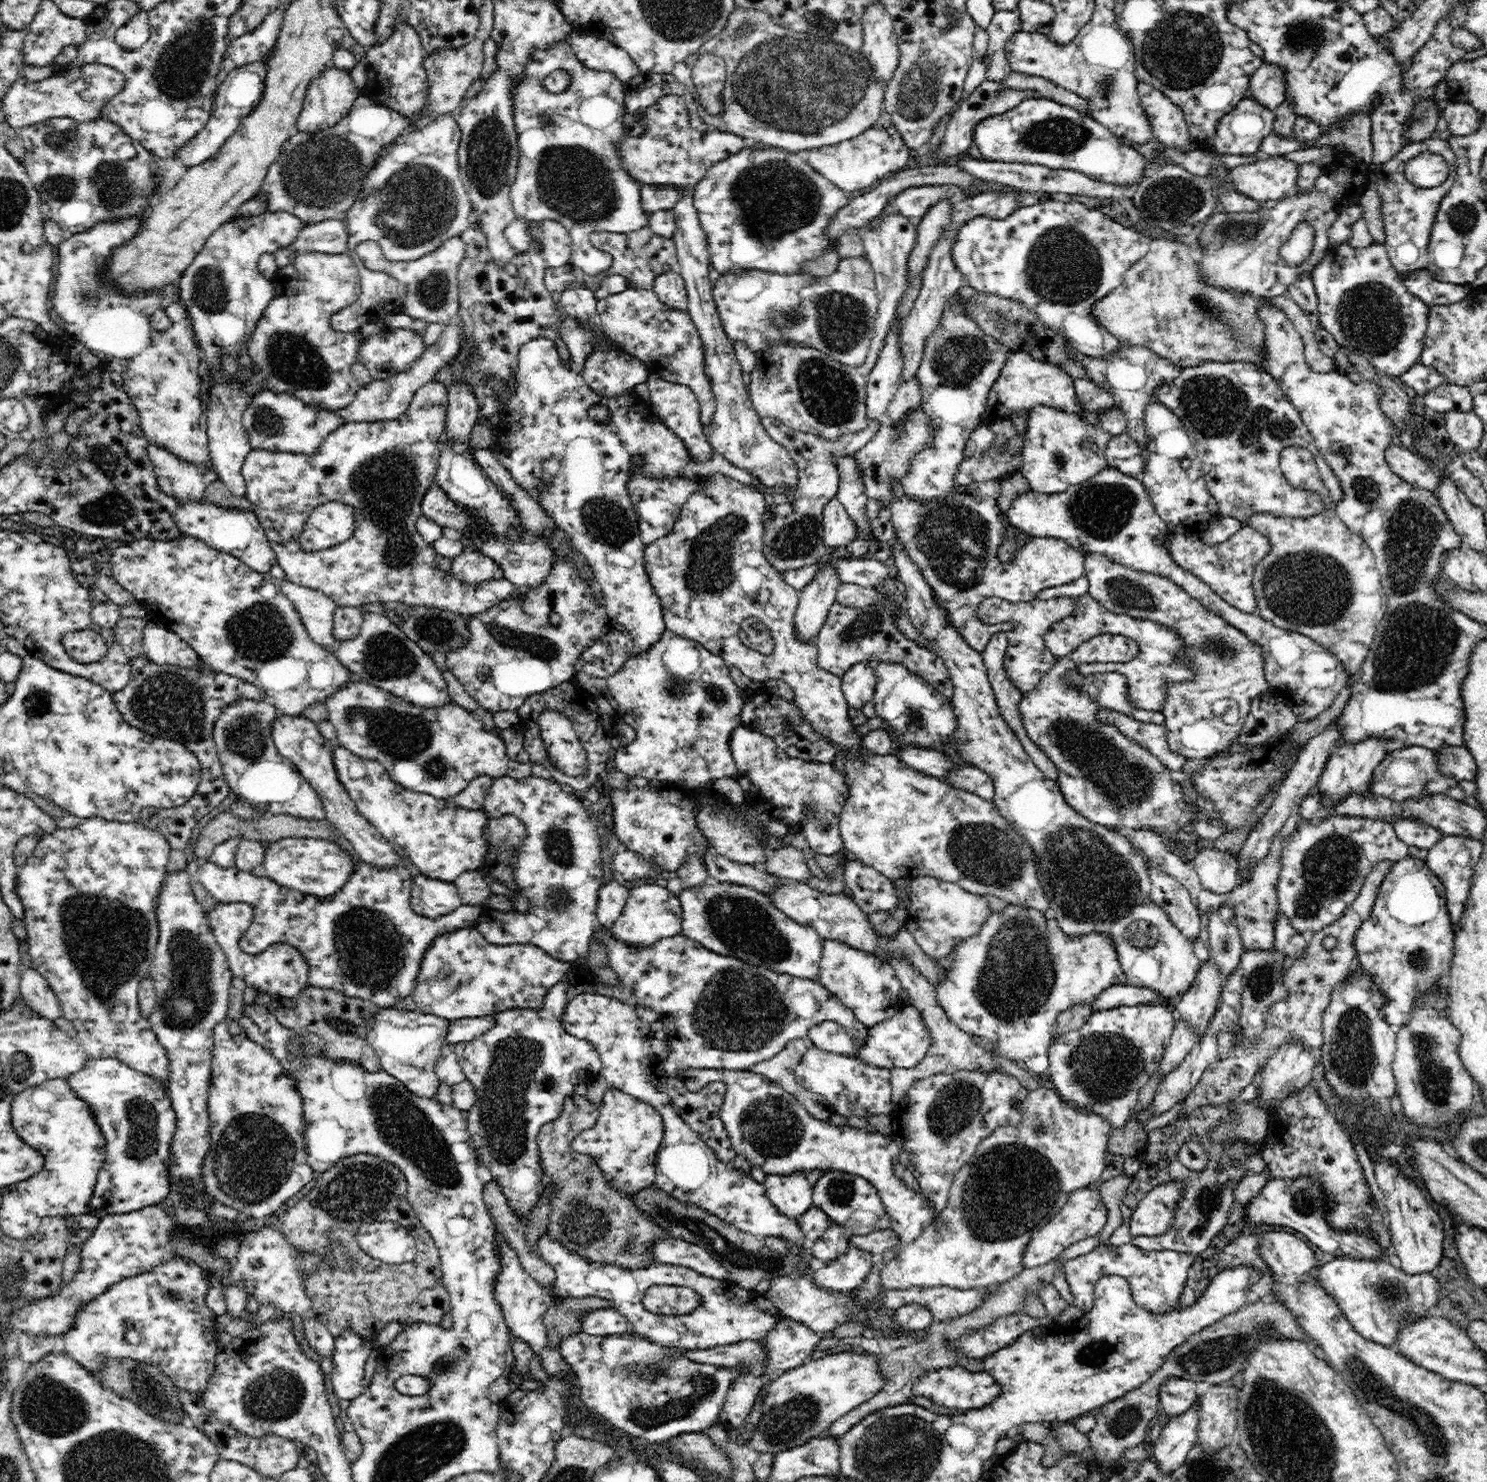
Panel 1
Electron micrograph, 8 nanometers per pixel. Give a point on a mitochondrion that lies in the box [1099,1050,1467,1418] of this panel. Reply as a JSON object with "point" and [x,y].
{"point":[1219,1352]}

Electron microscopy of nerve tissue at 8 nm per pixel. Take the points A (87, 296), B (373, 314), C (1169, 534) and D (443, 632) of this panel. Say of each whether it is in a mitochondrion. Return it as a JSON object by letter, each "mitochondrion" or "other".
{"A":"mitochondrion","B":"other","C":"other","D":"mitochondrion"}

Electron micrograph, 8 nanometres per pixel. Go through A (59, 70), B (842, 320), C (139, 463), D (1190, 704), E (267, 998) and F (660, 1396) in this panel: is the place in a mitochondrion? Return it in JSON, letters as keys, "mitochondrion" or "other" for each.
{"A":"other","B":"mitochondrion","C":"other","D":"mitochondrion","E":"other","F":"mitochondrion"}

